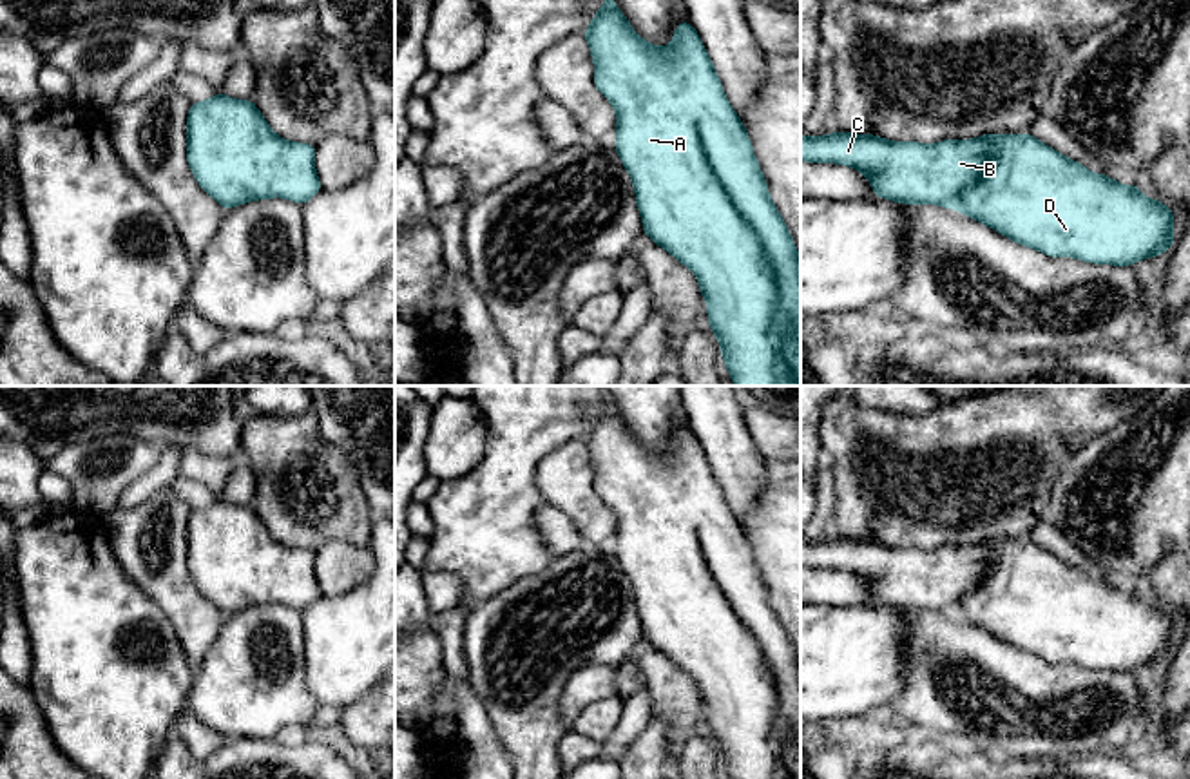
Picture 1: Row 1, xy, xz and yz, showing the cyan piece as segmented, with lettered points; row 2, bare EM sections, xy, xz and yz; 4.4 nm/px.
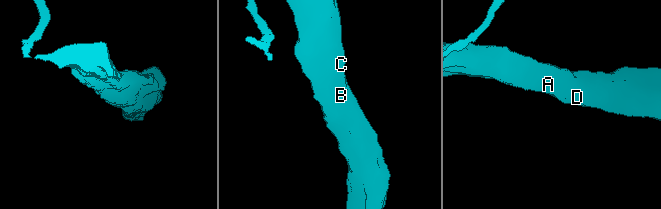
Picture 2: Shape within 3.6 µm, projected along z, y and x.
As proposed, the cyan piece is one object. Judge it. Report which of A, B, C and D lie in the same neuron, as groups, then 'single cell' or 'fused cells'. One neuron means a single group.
groups A B C D; single cell

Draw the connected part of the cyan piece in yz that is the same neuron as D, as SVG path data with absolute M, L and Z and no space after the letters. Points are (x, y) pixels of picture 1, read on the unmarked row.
M835 538L821 543L801 542L801 567L839 569L860 576L875 601L906 609L931 609L956 614L1018 650L1049 663L1078 663L1085 668L1130 672L1147 663L1165 659L1174 641L1174 618L1156 603L1147 605L1137 591L1119 591L1107 580L1092 580L1081 569L1029 540L984 540L976 545L944 545L935 551L889 547L873 540Z

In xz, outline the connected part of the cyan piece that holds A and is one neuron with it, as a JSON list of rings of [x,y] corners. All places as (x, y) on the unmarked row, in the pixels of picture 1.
[[[609,397],[605,399],[603,413],[596,417],[583,440],[596,473],[594,491],[616,516],[618,547],[614,554],[632,583],[643,638],[652,645],[652,649],[670,658],[681,670],[688,672],[696,679],[701,703],[708,708],[706,723],[712,730],[712,739],[719,746],[723,768],[726,770],[728,779],[801,779],[801,661],[777,612],[770,605],[763,576],[753,562],[752,547],[741,529],[741,524],[735,520],[723,498],[723,491],[699,440],[688,426],[683,426],[674,437],[674,446],[667,453],[659,455],[634,438]]]

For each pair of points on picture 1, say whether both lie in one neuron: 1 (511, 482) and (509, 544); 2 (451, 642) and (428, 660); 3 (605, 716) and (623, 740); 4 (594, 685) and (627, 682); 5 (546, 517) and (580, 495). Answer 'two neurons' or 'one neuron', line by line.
1: one neuron
2: two neurons
3: two neurons
4: two neurons
5: two neurons

